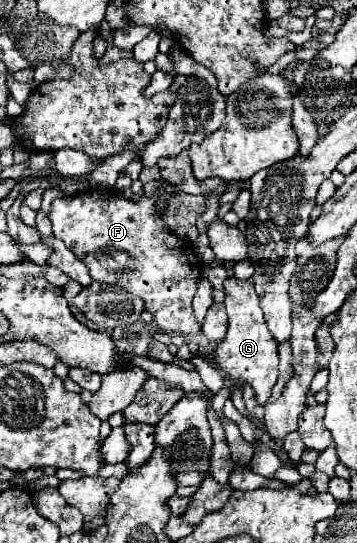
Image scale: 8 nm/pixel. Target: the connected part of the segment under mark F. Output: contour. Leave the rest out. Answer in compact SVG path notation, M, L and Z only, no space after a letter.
M93 189L83 195L71 195L71 197L57 197L53 199L51 207L51 225L53 235L65 243L67 249L71 249L91 271L91 277L101 283L117 285L131 295L145 301L145 311L153 315L153 321L163 329L165 333L179 333L179 335L197 335L201 331L201 325L197 323L191 307L191 299L197 289L197 281L201 277L203 261L195 255L193 245L173 233L167 231L165 223L161 223L159 213L155 211L155 195L141 197L139 201L125 199L121 195Z

